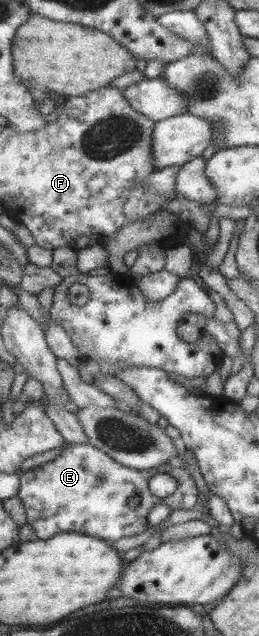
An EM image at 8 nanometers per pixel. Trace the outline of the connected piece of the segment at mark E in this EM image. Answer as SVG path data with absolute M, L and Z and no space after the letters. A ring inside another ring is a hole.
M64 442L62 452L53 460L21 471L17 497L24 505L27 524L38 539L44 540L63 532L77 532L112 542L145 530L146 515L155 504L164 503L173 510L192 509L198 493L188 471L180 467L173 468L168 463L162 463L155 468L138 471L118 464L91 444ZM154 473L169 474L175 478L178 490L164 498L150 494L147 482ZM129 496L140 496L140 502L134 509L126 505Z

